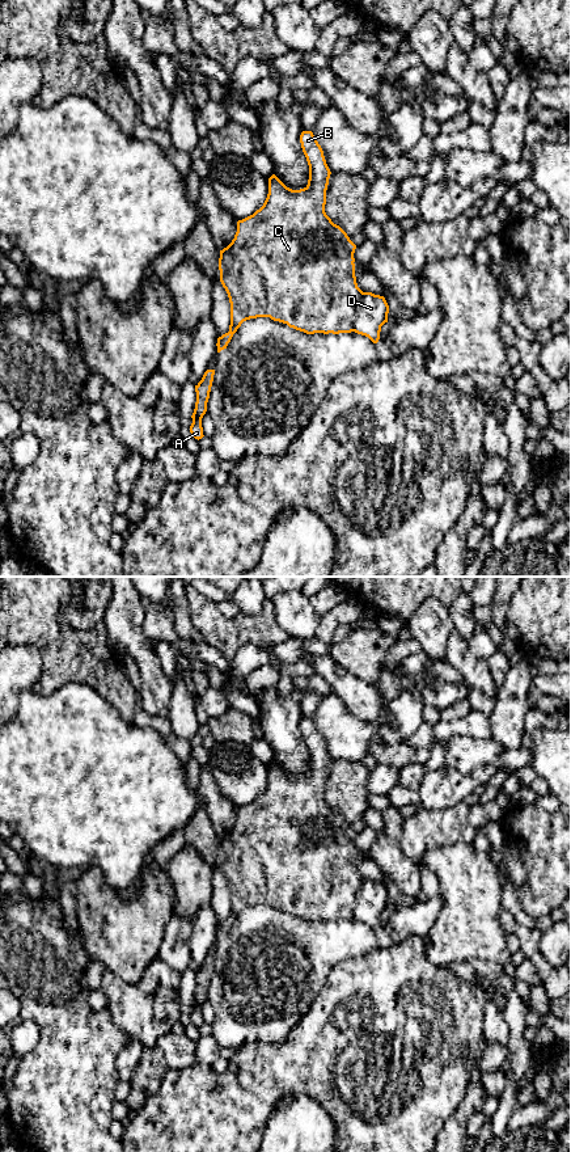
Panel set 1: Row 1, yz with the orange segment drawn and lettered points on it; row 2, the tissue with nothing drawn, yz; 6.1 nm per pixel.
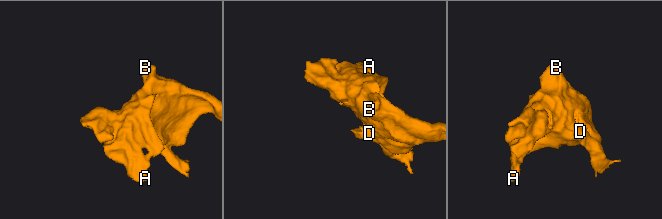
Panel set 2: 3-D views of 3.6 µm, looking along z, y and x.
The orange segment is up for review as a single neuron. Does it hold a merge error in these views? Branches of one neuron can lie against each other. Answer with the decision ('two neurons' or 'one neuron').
two neurons

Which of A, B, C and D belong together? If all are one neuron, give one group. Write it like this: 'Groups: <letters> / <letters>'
Groups: A B C / D

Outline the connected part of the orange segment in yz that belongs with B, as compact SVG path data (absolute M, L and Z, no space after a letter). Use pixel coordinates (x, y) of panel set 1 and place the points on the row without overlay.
M303 718L300 730L309 752L308 772L304 776L292 777L272 761L268 765L268 781L263 793L253 802L237 809L234 826L220 837L220 869L230 890L230 912L229 919L217 925L217 940L227 936L244 908L257 904L270 904L306 921L354 919L355 896L363 881L355 864L354 840L356 832L325 799L331 759L321 733L312 718Z

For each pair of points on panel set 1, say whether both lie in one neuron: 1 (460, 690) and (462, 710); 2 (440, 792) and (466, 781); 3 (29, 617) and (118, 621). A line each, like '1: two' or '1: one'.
1: two
2: one
3: two

